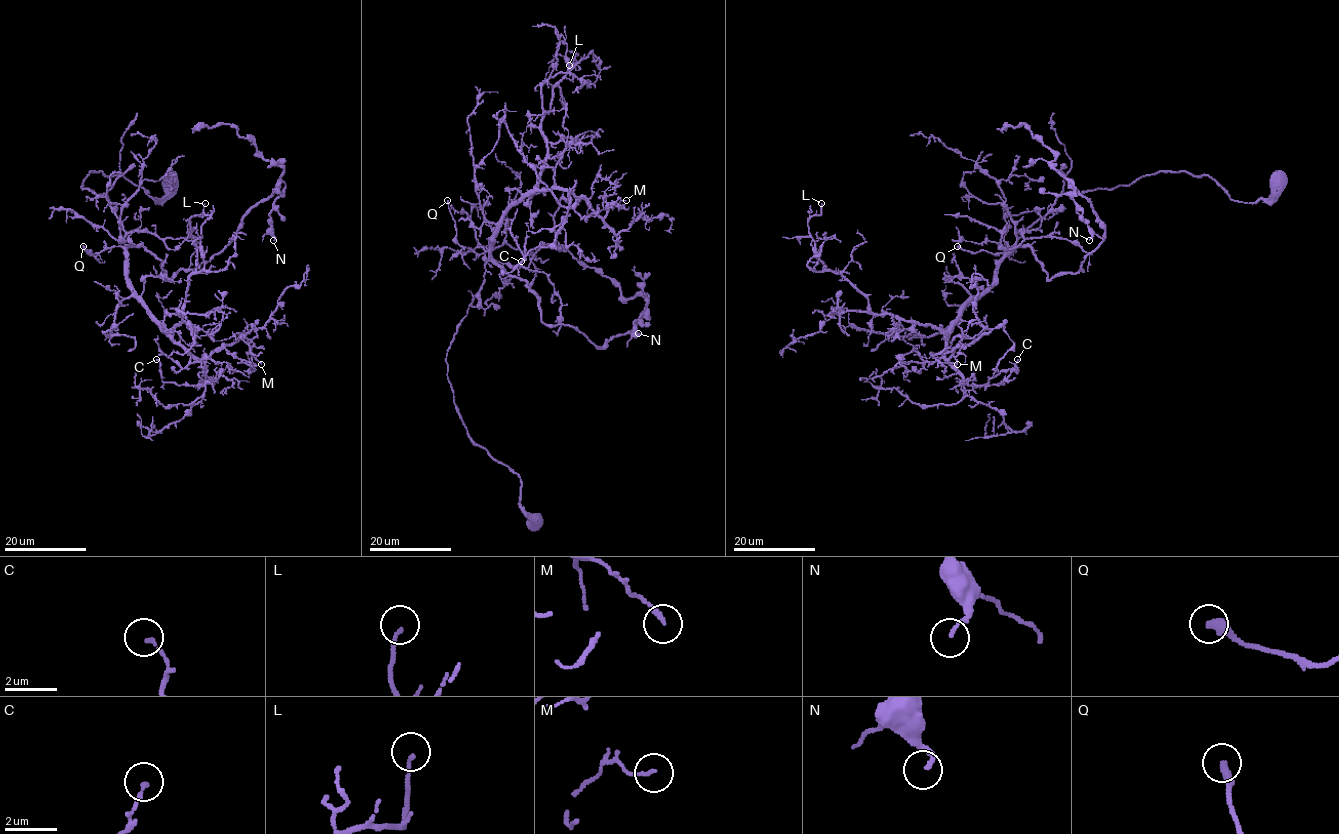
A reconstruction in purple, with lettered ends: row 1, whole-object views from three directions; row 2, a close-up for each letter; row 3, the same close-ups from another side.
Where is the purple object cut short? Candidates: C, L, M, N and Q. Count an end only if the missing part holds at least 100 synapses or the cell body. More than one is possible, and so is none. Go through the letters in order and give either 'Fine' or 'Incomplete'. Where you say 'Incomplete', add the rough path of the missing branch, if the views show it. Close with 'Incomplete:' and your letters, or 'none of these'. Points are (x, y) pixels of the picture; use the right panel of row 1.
C: Fine
L: Fine
M: Fine
N: Fine
Q: Fine
Incomplete: none of these

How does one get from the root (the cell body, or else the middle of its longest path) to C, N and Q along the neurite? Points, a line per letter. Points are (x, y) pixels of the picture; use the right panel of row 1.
C: (1278, 182), (1248, 203), (1186, 171), (1061, 194), (947, 339), (946, 360), (969, 385), (1017, 359)
N: (1278, 182), (1061, 194), (1016, 244), (1048, 279), (1082, 269), (1105, 230), (1071, 182), (1089, 240)
Q: (1278, 182), (1273, 195), (1244, 203), (1206, 174), (1160, 171), (1111, 189), (1061, 194), (1003, 252), (957, 246)

